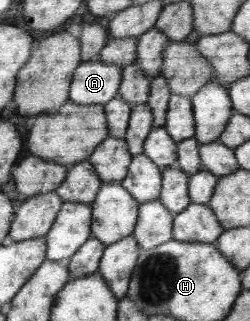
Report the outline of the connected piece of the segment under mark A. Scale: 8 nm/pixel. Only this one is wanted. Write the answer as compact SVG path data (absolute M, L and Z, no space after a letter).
M99 59L80 63L70 83L69 101L83 106L111 102L121 89L122 69Z

